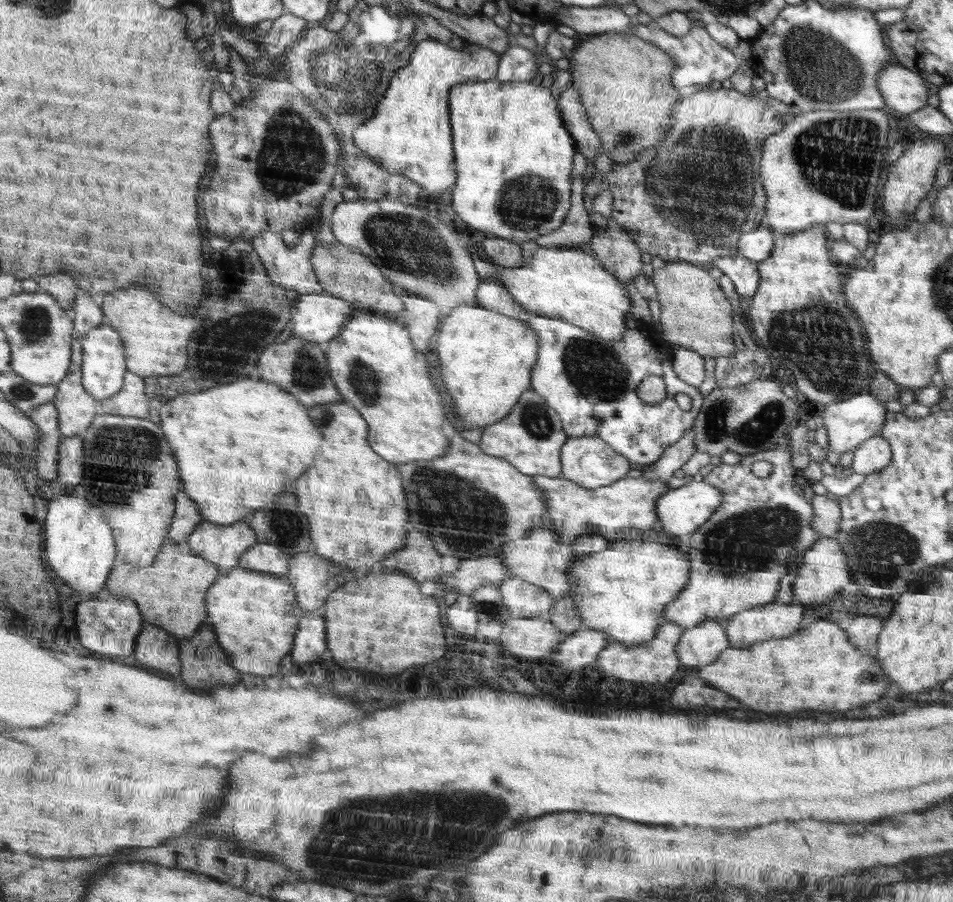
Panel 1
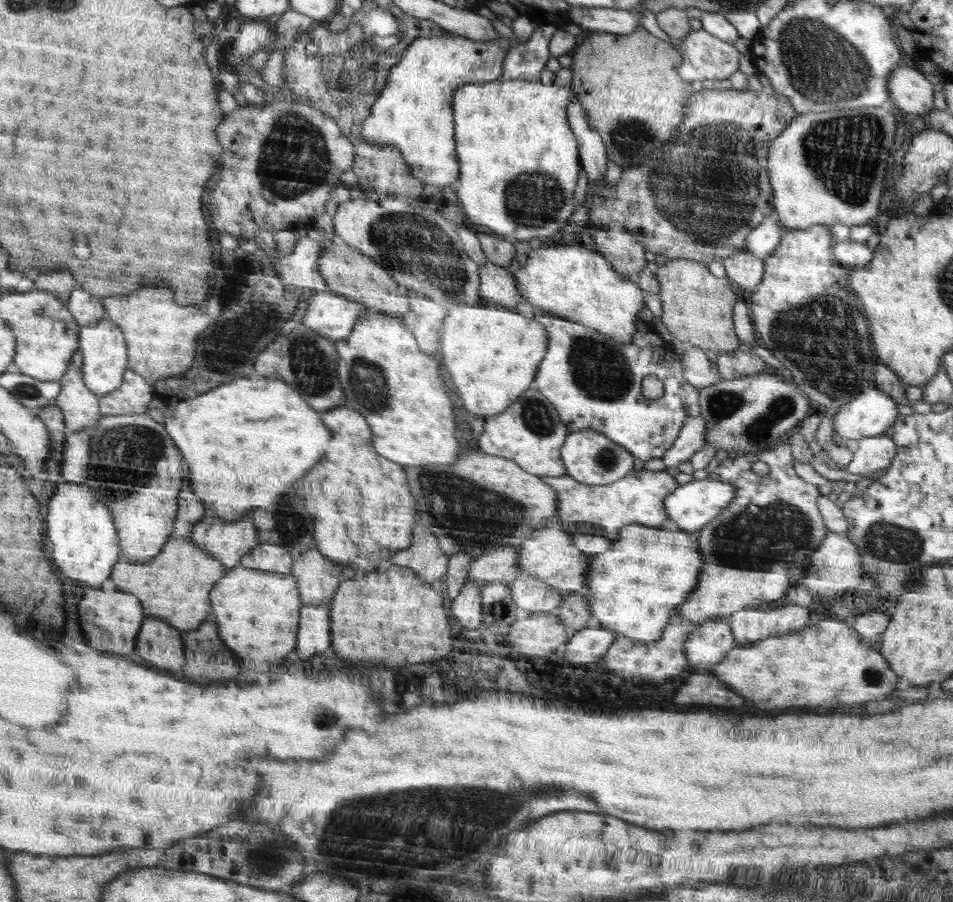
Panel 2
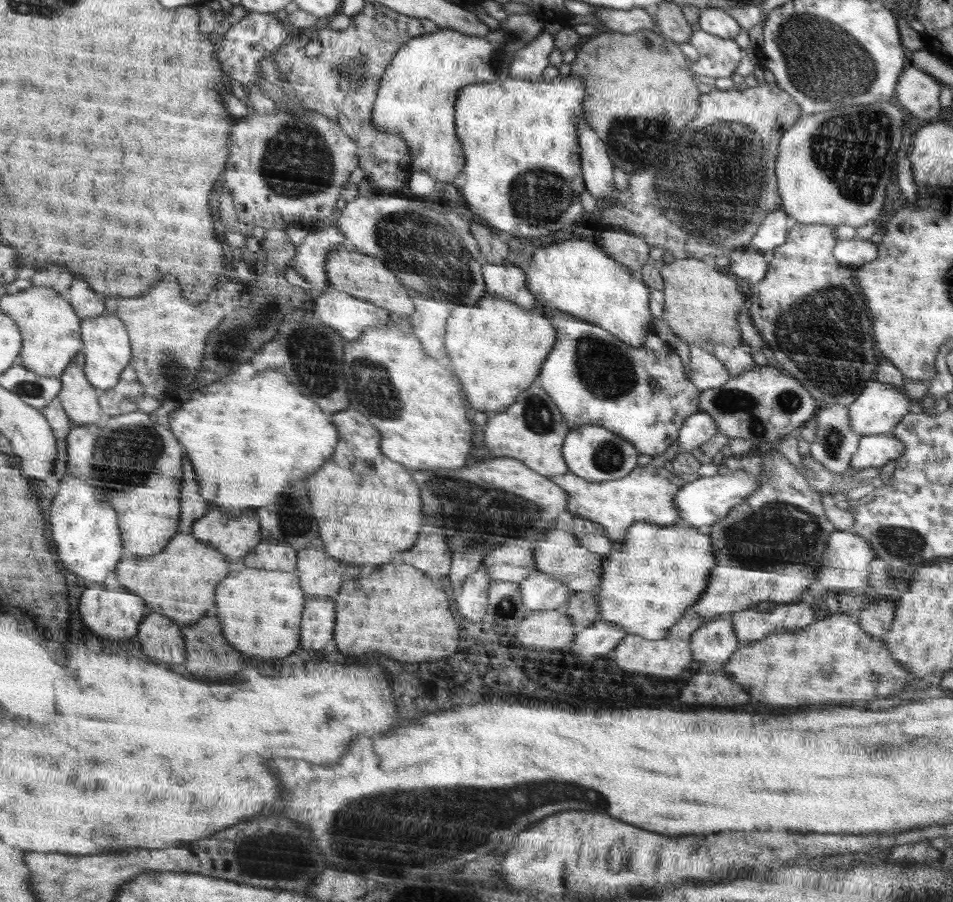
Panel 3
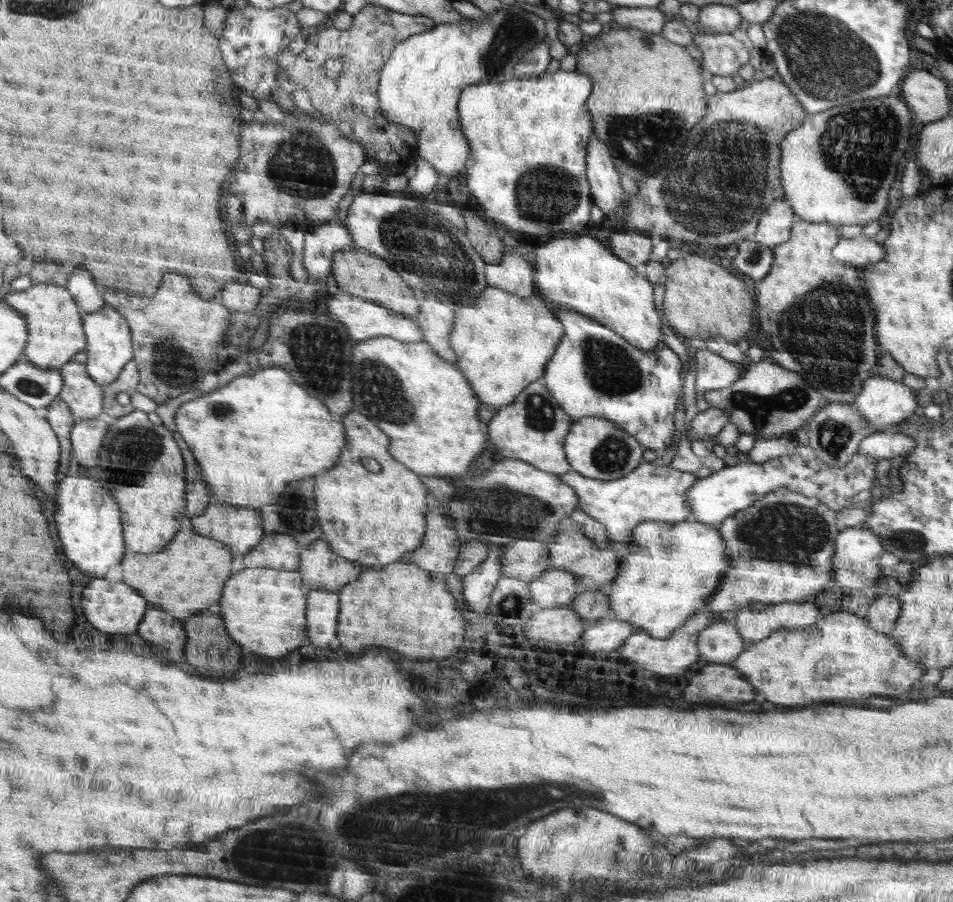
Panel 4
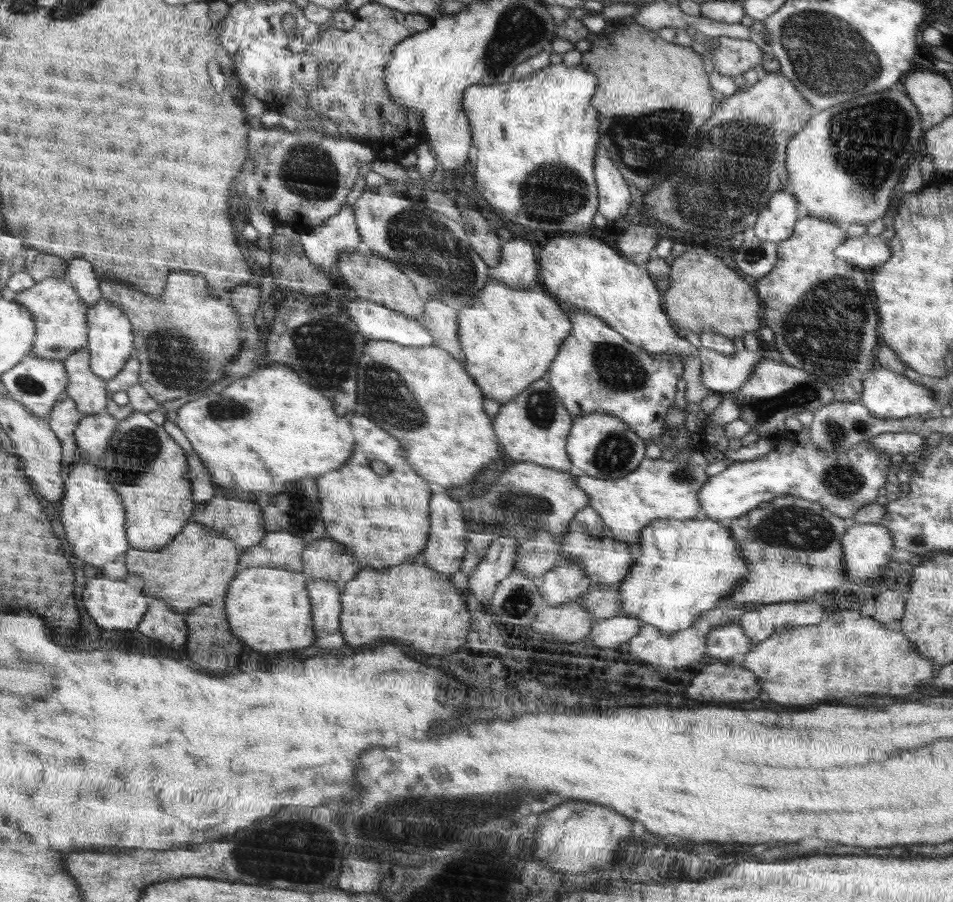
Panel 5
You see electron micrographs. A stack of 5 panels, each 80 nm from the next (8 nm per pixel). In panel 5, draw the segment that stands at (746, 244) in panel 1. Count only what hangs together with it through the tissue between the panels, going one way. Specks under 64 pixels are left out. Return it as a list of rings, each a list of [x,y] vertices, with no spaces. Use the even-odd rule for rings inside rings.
[[[786,189],[774,194],[767,207],[761,210],[752,229],[760,240],[779,243],[793,236],[802,215],[797,199]]]

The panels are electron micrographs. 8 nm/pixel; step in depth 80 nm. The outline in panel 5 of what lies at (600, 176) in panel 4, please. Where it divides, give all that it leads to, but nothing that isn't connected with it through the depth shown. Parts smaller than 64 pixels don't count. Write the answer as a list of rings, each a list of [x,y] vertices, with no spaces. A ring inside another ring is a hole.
[[[600,144],[596,158],[598,158],[596,160],[596,178],[601,199],[601,208],[598,209],[598,212],[608,221],[618,220],[620,216],[626,214],[630,200],[632,200],[632,196],[628,192],[627,181],[622,178],[617,165],[612,160],[608,160],[608,154],[604,152],[604,148]]]

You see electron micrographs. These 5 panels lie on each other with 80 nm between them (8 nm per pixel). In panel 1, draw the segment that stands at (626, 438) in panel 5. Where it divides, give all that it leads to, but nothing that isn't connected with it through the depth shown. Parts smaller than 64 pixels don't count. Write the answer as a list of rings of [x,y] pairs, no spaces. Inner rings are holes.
[[[579,436],[578,438],[570,438],[561,449],[562,468],[560,476],[578,483],[578,486],[596,489],[612,485],[613,482],[626,477],[626,473],[630,470],[630,464],[628,458],[618,454],[609,443],[604,442],[601,438],[597,436]]]

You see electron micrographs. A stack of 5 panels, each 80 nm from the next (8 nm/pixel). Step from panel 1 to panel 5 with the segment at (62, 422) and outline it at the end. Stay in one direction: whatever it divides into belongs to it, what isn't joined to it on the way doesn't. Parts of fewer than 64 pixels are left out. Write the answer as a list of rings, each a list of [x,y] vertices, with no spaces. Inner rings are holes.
[[[87,347],[72,353],[64,360],[64,365],[69,377],[64,396],[72,399],[86,417],[104,411],[110,401],[108,382],[90,370]]]

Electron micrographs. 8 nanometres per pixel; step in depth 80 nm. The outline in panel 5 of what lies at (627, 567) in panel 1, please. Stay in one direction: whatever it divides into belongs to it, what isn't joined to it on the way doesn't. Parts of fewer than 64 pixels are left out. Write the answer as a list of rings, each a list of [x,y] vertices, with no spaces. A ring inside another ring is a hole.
[[[690,518],[688,520],[656,520],[646,525],[642,530],[643,555],[633,562],[628,576],[621,581],[620,603],[621,613],[632,618],[638,618],[644,625],[660,629],[660,633],[670,636],[680,630],[693,626],[706,610],[714,610],[719,603],[738,590],[737,584],[745,577],[747,566],[742,558],[741,546],[729,529],[727,521],[711,518]]]

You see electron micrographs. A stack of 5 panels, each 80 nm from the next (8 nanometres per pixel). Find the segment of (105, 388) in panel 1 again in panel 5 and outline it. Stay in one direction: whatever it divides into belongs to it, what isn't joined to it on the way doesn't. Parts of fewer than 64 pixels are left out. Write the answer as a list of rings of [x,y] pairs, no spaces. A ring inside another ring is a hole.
[[[104,298],[88,308],[88,345],[89,367],[94,374],[104,380],[114,378],[124,368],[132,356],[134,347],[133,328],[129,318],[111,300]]]

